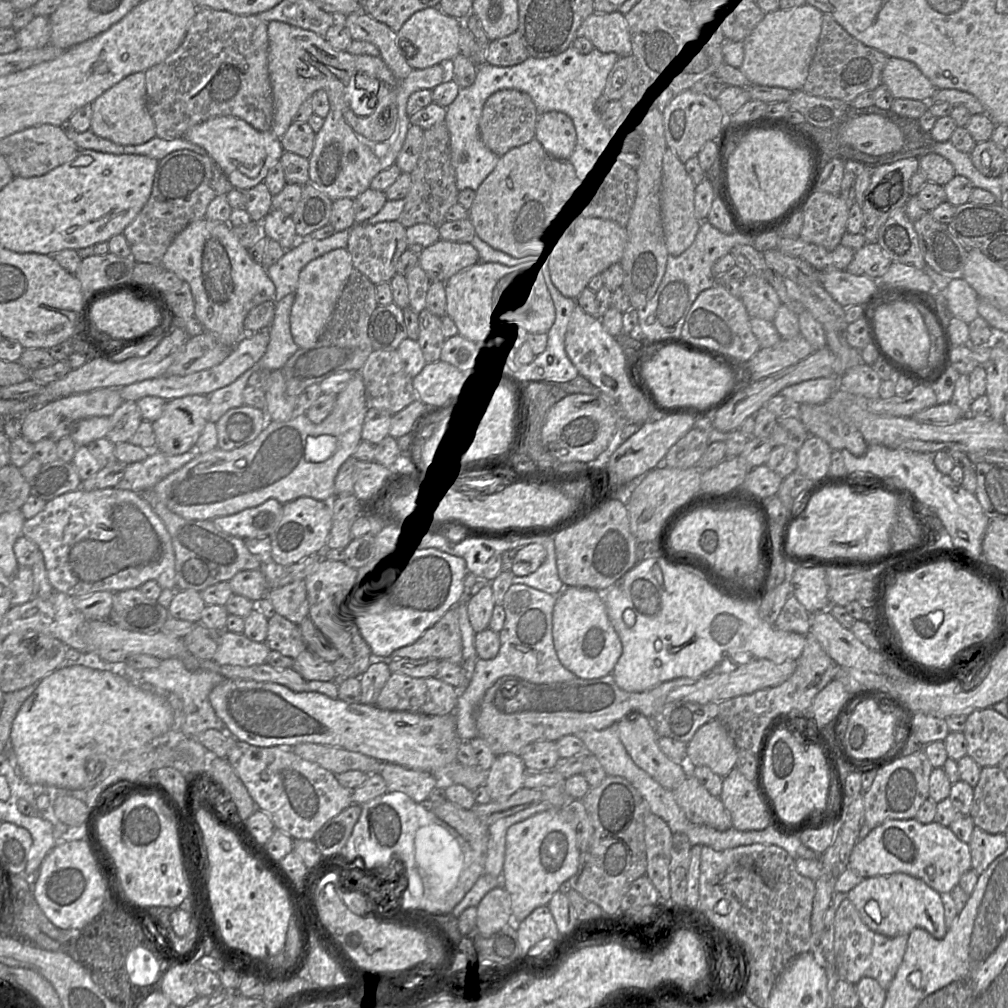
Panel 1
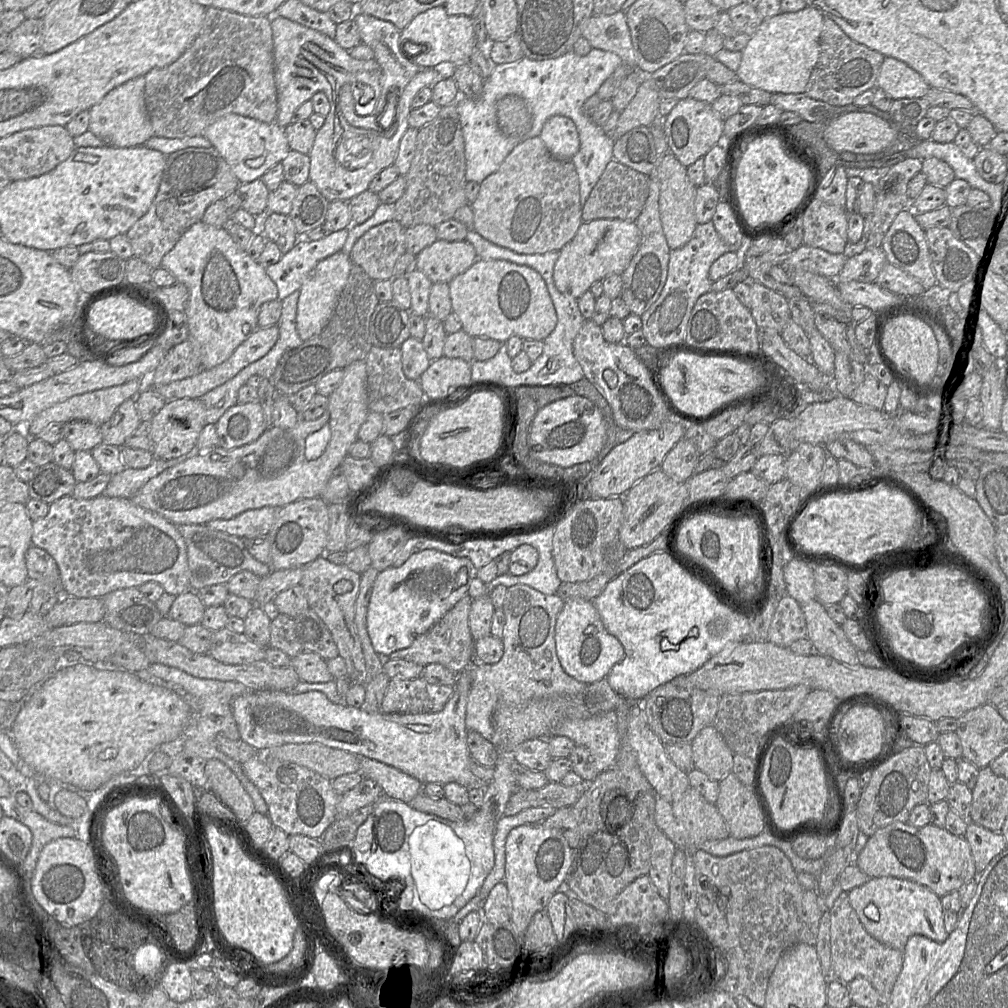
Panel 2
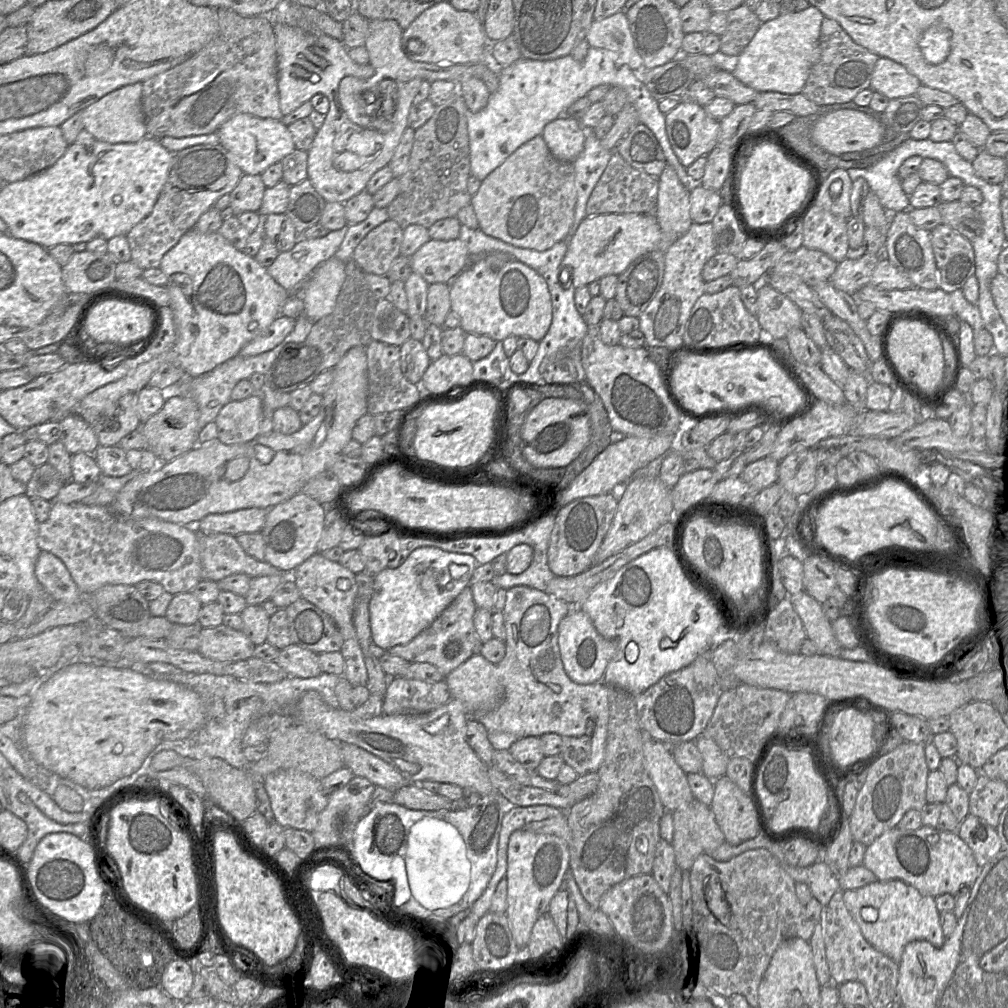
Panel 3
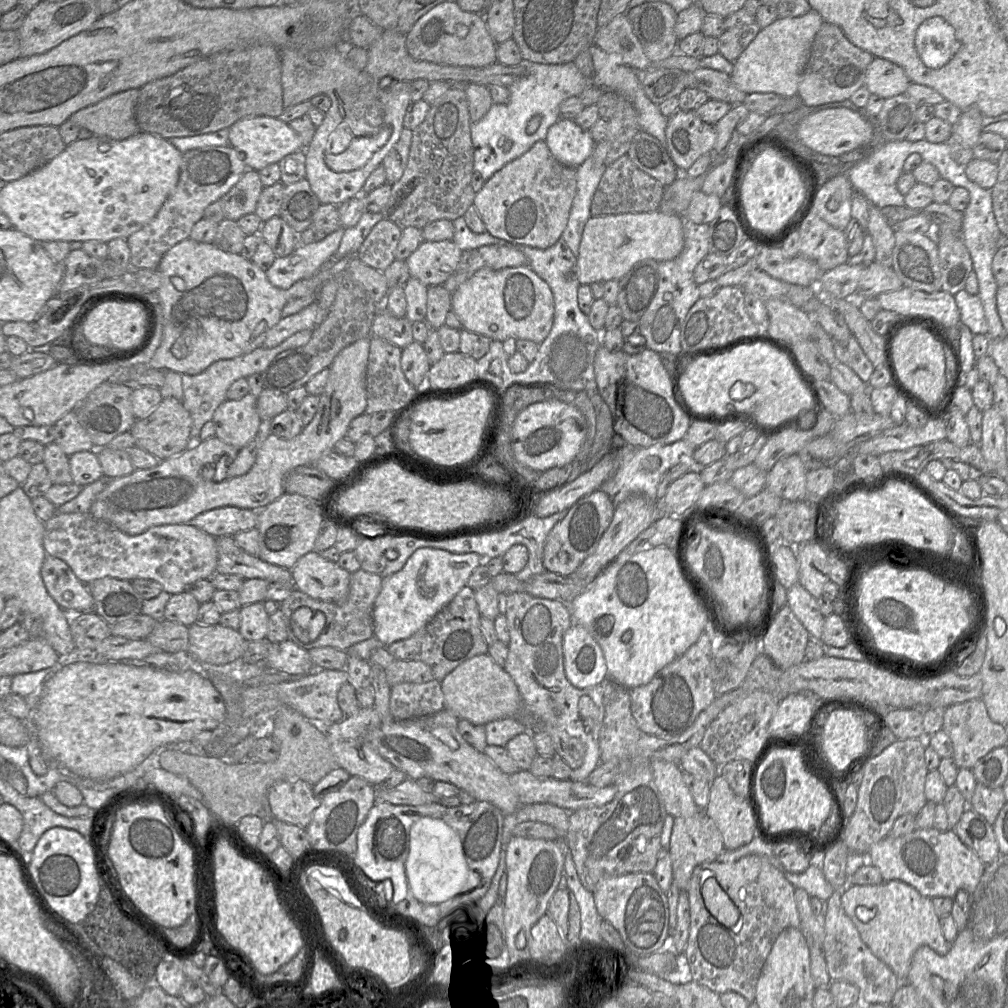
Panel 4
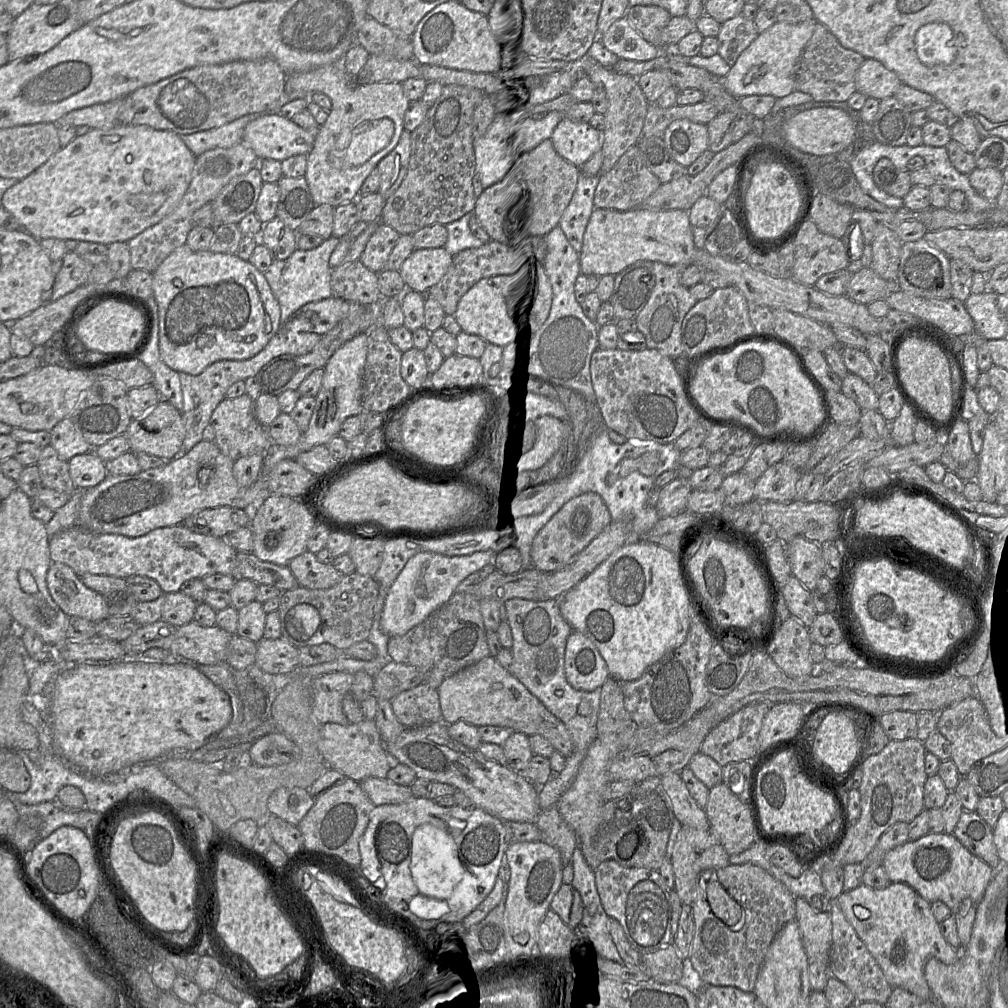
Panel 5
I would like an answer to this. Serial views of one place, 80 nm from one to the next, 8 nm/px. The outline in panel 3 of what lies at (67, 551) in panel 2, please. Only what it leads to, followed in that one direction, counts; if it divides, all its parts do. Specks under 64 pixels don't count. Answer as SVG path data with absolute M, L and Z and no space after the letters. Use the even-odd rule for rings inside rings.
M52 501L47 520L39 523L37 545L41 551L52 553L65 564L84 596L90 596L107 584L135 585L141 581L158 582L166 592L176 595L191 591L202 580L200 544L194 526L152 517L126 518L116 513L111 506Z

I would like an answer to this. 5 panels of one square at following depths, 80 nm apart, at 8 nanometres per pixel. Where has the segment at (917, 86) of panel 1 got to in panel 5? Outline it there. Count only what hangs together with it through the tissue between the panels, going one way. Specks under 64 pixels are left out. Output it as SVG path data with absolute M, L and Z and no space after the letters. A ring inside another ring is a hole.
M864 59L856 73L856 91L877 100L894 96L901 84L892 70L875 59Z

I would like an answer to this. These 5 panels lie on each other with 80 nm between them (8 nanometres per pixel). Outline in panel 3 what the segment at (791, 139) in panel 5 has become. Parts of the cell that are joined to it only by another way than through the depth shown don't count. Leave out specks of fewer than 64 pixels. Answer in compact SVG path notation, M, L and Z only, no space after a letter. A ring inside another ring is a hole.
M841 109L822 115L814 124L812 139L833 155L876 147L883 138L878 122L853 109Z

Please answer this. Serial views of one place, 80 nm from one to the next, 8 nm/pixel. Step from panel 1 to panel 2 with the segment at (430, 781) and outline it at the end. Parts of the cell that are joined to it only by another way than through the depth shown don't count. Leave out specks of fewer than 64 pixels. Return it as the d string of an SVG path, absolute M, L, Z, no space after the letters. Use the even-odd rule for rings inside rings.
M359 756L359 758L360 773L363 777L368 777L376 781L382 787L385 797L409 803L414 797L422 792L424 784L414 777L380 761L364 756Z

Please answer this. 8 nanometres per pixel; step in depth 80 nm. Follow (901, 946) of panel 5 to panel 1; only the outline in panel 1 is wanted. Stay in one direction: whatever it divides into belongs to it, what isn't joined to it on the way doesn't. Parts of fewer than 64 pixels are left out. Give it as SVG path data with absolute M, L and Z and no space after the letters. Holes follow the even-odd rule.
M904 873L864 878L847 893L863 922L886 937L909 935L914 928L926 930L936 939L947 933L941 894L924 881Z

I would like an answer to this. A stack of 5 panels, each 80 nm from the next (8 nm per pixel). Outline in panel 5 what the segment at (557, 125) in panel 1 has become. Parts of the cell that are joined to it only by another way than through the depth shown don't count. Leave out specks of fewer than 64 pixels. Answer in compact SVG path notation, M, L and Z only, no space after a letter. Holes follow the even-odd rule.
M564 118L553 131L550 144L561 159L581 169L597 152L602 151L603 134L589 124Z

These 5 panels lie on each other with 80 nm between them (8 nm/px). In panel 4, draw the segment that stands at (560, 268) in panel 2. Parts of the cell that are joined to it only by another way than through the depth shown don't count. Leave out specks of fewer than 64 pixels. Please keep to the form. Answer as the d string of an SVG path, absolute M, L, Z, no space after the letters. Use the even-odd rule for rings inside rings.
M659 210L591 216L585 224L577 263L569 273L569 278L588 285L597 281L619 280L641 260L672 260L684 247L684 222L685 219L680 215L665 214Z

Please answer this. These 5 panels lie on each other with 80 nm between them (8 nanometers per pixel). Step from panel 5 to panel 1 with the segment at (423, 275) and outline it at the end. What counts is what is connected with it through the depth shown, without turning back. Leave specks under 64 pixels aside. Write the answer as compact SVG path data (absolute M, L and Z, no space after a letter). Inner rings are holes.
M439 239L419 254L418 265L431 281L446 282L460 270L479 261L479 254L471 243Z

